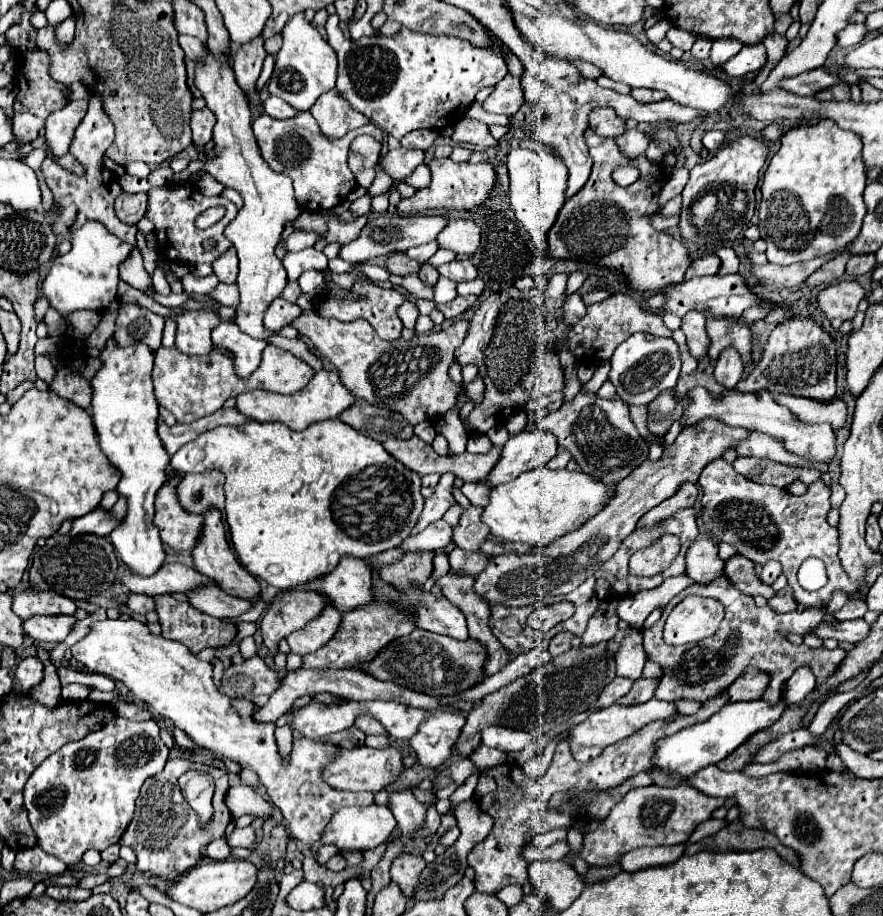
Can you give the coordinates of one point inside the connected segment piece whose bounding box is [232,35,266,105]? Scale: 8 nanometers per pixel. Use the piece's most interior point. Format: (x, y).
(247, 60)

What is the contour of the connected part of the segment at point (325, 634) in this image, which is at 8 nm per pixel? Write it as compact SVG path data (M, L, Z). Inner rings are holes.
M324 607L318 617L308 621L300 631L294 631L286 637L290 651L298 655L308 655L312 651L318 651L330 637L334 637L334 631L338 631L338 619L342 613L336 607Z

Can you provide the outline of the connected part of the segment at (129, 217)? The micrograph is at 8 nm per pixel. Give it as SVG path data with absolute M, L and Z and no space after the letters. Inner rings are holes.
M122 193L118 195L114 209L120 221L134 225L146 213L146 193L134 193L134 195Z

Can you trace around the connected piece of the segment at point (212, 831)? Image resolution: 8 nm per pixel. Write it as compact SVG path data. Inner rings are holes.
M168 759L166 767L158 775L144 781L140 795L136 799L134 819L130 821L128 829L120 839L122 845L128 845L136 851L136 867L160 879L176 879L178 875L194 867L200 861L200 849L204 849L210 841L220 839L222 831L226 831L226 825L232 819L232 813L224 803L228 791L228 773L214 767L214 819L206 829L198 827L196 813L184 801L178 787L178 777L188 769L198 769L198 765L186 759Z

